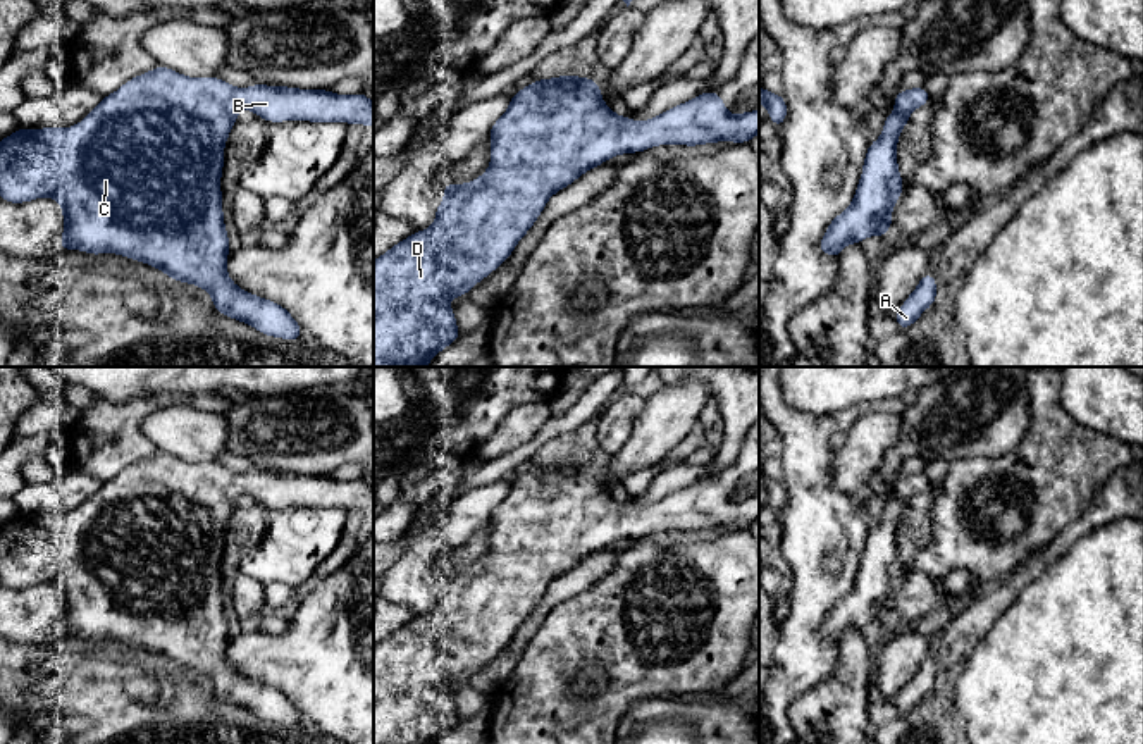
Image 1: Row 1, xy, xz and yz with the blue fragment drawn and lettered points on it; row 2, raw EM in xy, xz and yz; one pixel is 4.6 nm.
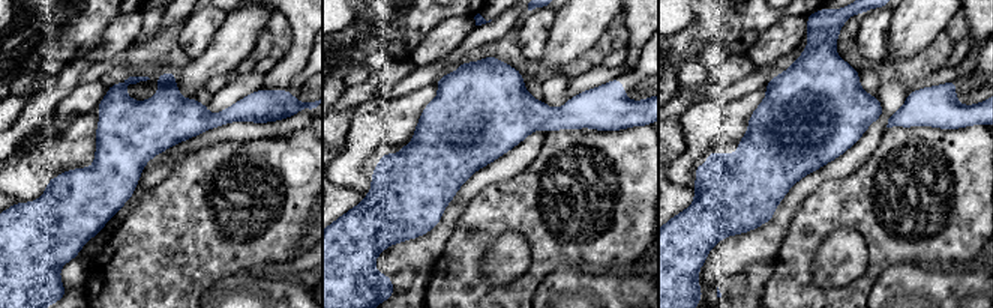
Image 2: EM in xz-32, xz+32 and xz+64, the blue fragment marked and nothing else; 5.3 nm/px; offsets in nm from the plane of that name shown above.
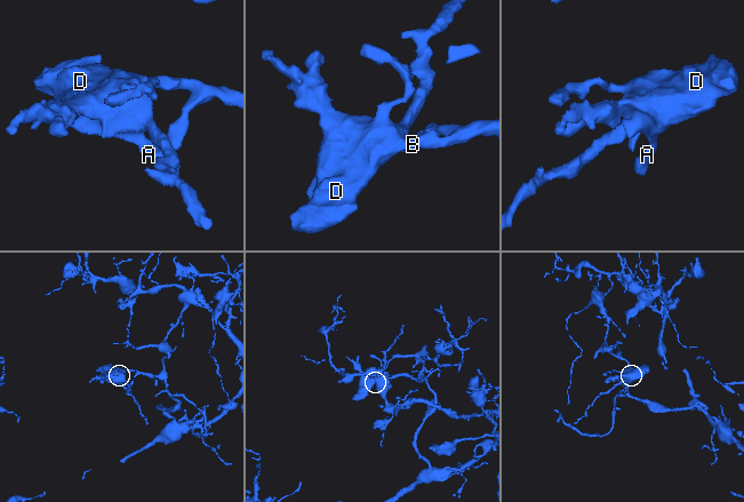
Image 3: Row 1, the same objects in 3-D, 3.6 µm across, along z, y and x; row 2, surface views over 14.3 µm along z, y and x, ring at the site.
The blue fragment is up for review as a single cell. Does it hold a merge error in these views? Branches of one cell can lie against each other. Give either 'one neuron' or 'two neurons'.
one neuron

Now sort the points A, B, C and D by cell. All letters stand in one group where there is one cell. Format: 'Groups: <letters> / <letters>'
Groups: A B C D

